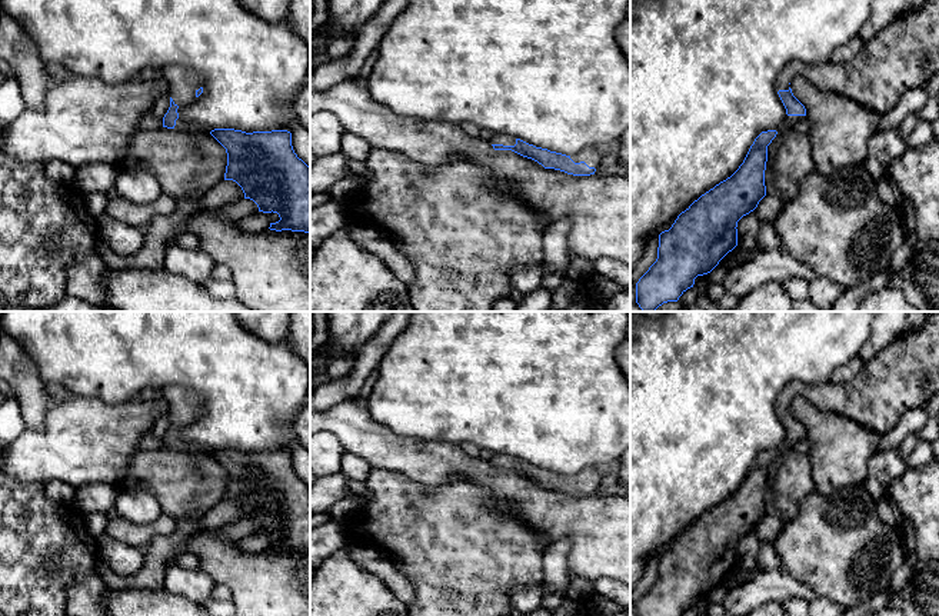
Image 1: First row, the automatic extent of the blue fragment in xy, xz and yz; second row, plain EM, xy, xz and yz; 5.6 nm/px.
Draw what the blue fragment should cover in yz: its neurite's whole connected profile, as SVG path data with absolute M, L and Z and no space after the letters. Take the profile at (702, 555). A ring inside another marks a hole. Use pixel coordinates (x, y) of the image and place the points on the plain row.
M776 450L762 452L739 489L695 520L669 550L659 555L657 579L636 603L636 616L682 616L697 596L710 593L737 566L737 542L766 516L767 466L776 454Z

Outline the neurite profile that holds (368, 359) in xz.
M393 312L377 332L360 347L354 356L353 369L342 379L319 384L310 393L310 409L329 409L340 402L357 399L367 376L379 367L389 346L409 324L410 312Z

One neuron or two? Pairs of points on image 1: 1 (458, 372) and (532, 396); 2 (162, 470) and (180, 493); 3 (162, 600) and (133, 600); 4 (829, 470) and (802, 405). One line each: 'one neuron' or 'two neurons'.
1: one neuron
2: one neuron
3: one neuron
4: one neuron

